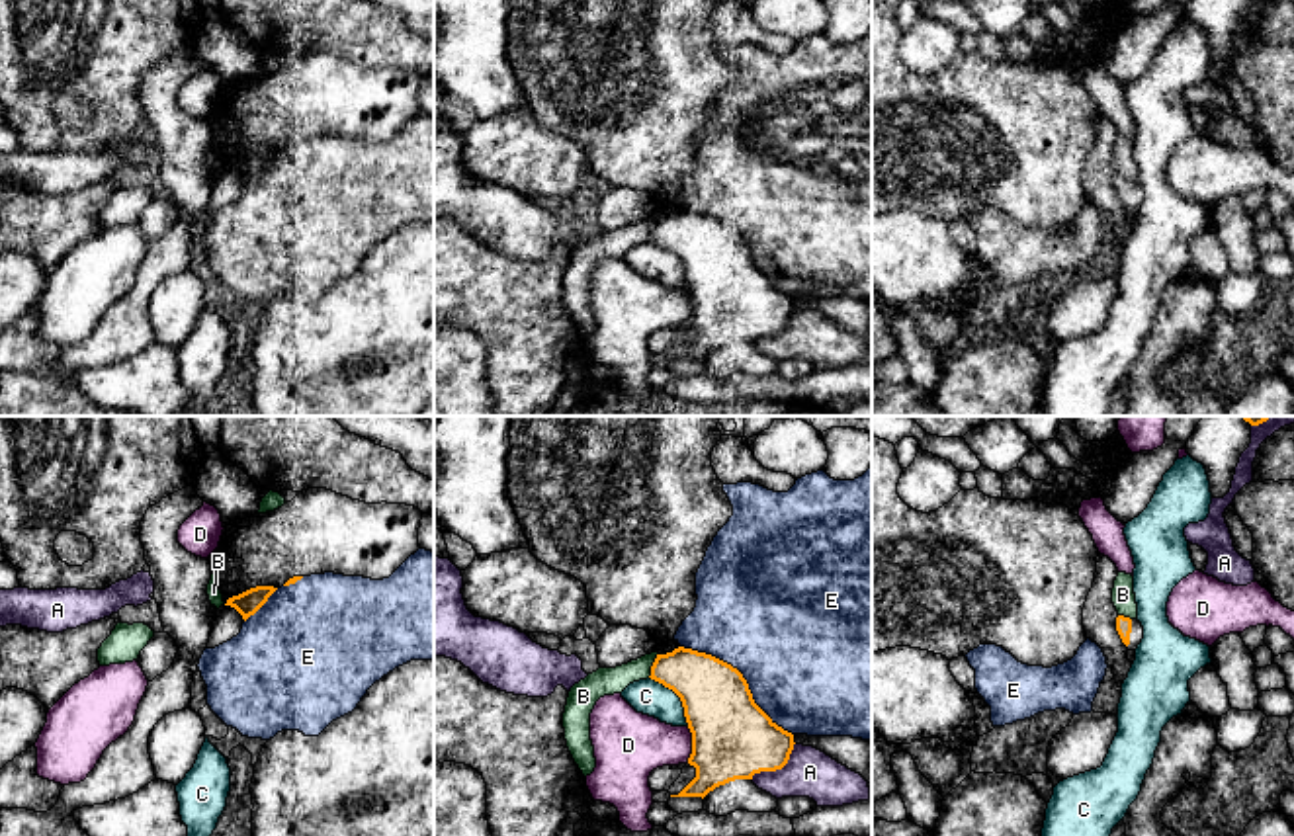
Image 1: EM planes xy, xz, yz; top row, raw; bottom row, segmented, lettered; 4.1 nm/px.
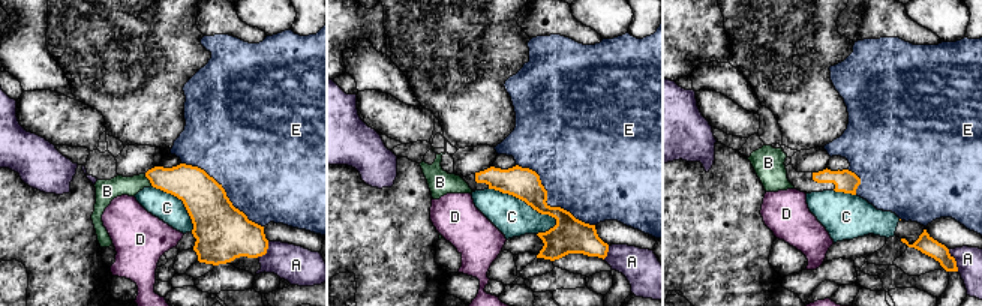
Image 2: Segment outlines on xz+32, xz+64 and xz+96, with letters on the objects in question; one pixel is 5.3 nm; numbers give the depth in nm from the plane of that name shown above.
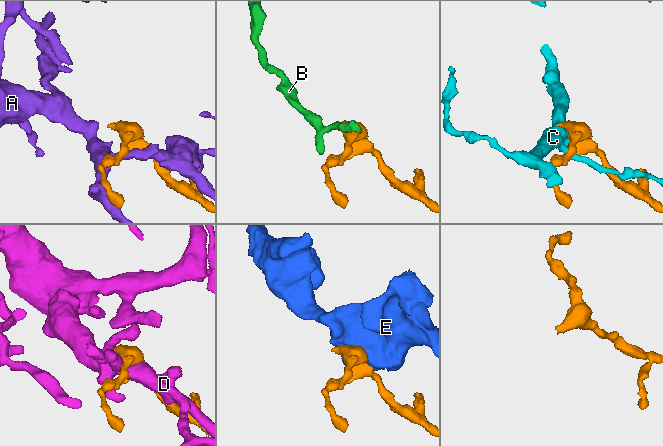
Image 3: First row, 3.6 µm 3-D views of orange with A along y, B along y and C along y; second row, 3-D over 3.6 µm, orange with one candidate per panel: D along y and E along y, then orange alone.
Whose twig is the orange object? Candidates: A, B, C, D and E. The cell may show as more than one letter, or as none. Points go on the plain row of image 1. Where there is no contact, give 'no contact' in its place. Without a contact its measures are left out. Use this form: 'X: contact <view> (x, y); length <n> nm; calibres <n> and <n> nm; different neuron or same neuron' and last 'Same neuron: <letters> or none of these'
A: contact xz (778, 331); length 240 nm; calibres 340 and 200 nm; different neuron
B: contact xz (653, 227); length 110 nm; calibres 260 and 110 nm; different neuron
C: contact xz (679, 258); length 260 nm; calibres 300 and 140 nm; different neuron
D: contact xz (692, 307); length 150 nm; calibres 340 and 280 nm; different neuron
E: contact xz (741, 239); length 600 nm; calibres 320 and 480 nm; different neuron
Same neuron: none of these

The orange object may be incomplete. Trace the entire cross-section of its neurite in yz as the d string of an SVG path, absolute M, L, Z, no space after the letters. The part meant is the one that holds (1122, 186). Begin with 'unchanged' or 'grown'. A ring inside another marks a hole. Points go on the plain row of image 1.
grown | M1118 178L1116 193L1118 193L1122 205L1128 209L1128 213L1136 213L1143 201L1143 189L1138 182Z

